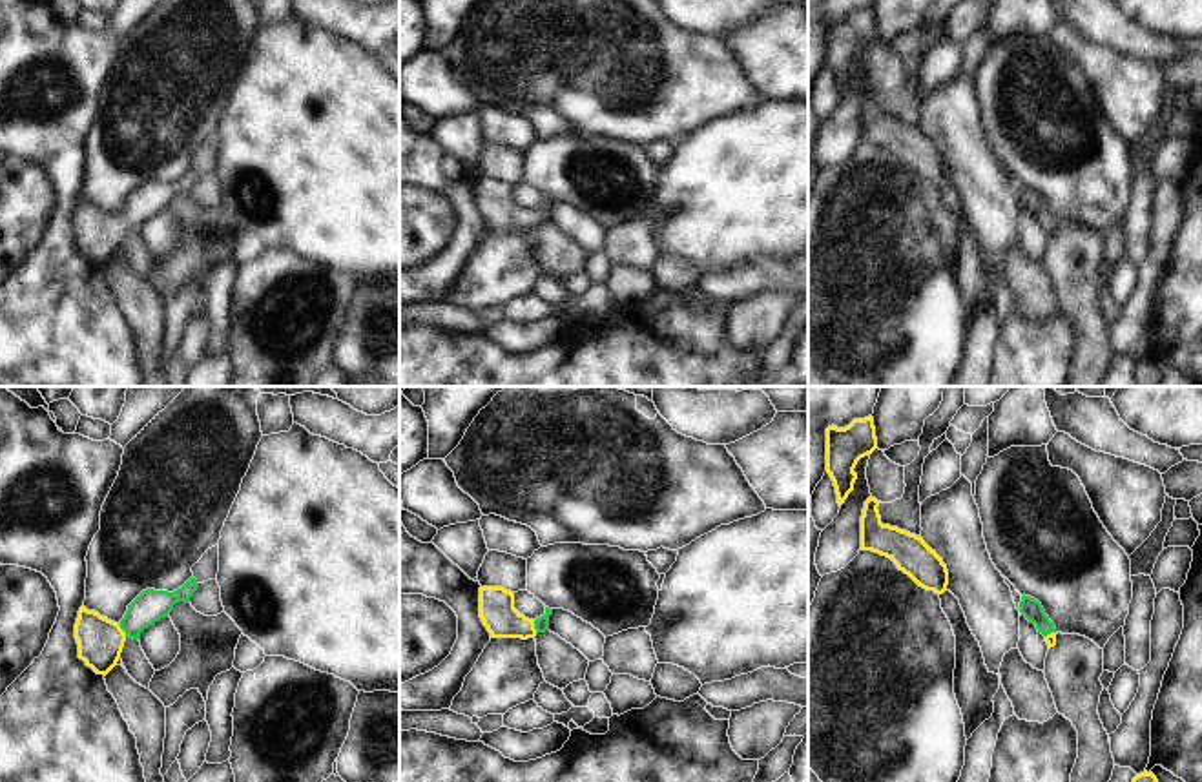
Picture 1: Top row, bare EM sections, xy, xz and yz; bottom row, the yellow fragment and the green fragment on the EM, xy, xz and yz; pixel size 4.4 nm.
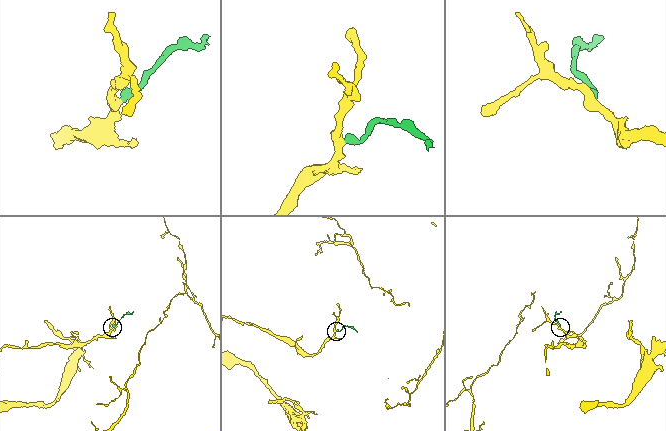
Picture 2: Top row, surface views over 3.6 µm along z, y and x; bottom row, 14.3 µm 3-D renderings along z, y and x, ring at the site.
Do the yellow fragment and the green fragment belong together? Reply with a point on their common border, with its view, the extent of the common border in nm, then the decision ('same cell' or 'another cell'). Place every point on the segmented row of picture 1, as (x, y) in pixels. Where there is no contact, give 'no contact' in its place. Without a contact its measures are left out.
xz (533, 627) | 70 nm | same cell

